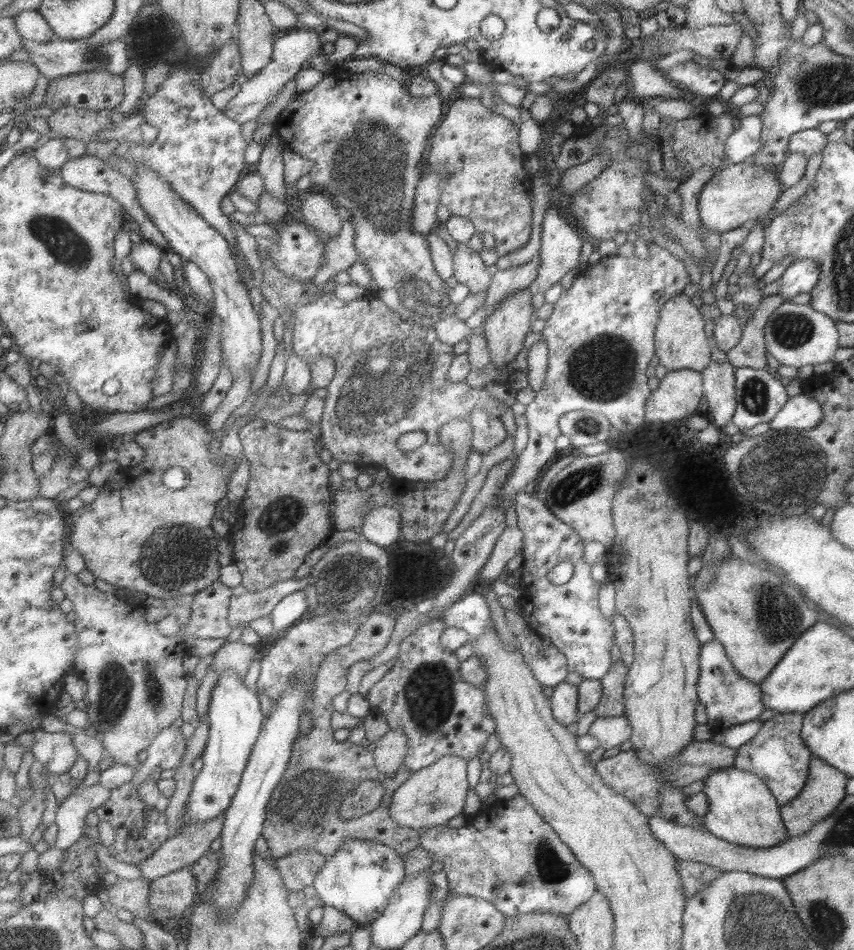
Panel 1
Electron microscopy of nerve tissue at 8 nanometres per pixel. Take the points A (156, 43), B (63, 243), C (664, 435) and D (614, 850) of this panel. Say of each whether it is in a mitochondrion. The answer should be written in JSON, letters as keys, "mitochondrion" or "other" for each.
{"A":"other","B":"mitochondrion","C":"other","D":"other"}

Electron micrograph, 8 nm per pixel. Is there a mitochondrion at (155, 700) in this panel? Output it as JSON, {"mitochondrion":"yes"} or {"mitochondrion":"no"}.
{"mitochondrion":"yes"}

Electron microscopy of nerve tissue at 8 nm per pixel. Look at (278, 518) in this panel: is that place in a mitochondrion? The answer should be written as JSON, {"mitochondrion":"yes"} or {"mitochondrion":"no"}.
{"mitochondrion":"yes"}

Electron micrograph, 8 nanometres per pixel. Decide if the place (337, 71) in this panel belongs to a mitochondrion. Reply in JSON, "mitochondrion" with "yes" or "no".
{"mitochondrion":"no"}

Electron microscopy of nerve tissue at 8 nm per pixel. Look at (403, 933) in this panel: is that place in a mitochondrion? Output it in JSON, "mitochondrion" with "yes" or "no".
{"mitochondrion":"no"}

